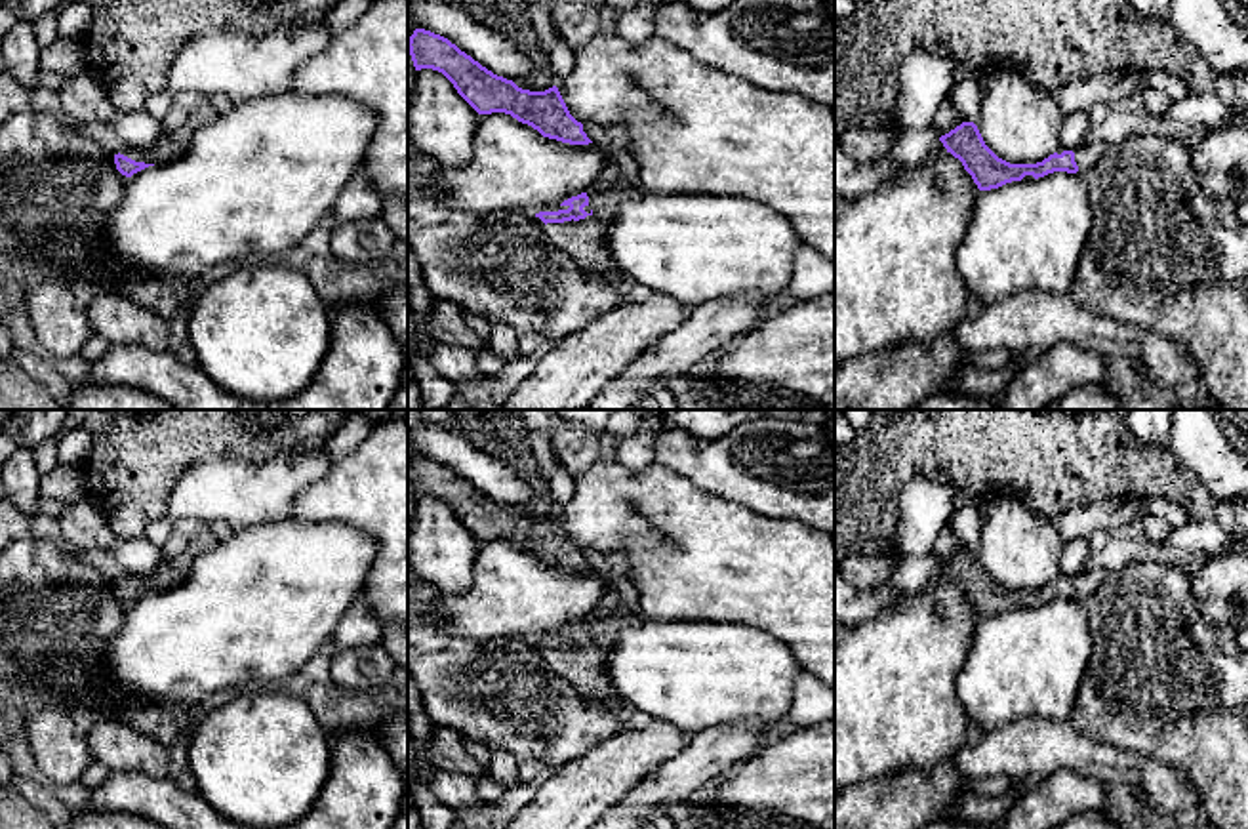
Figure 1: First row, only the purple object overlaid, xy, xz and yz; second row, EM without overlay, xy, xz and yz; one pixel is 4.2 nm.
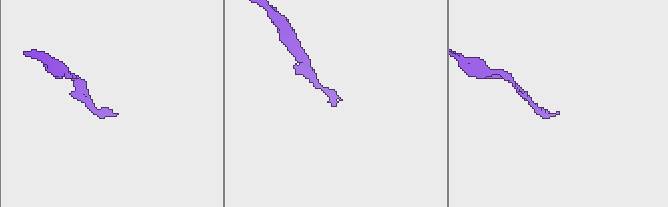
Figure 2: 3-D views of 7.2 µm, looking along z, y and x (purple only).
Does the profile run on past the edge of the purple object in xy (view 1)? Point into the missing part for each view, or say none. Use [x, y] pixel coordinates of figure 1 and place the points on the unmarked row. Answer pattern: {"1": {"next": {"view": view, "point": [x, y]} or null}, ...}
{"1": {"next": {"view": "xy", "point": [172, 572]}}}

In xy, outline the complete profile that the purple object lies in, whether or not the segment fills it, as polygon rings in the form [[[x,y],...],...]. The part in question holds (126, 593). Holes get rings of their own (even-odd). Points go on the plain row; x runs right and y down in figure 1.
[[[185,551],[183,555],[162,562],[162,566],[151,576],[133,576],[124,572],[122,577],[114,581],[116,596],[122,602],[131,604],[149,593],[166,591],[187,577],[192,560],[194,555]]]

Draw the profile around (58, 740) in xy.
[[[42,707],[25,717],[25,734],[38,770],[55,789],[78,781],[93,760],[86,720],[63,707]]]

